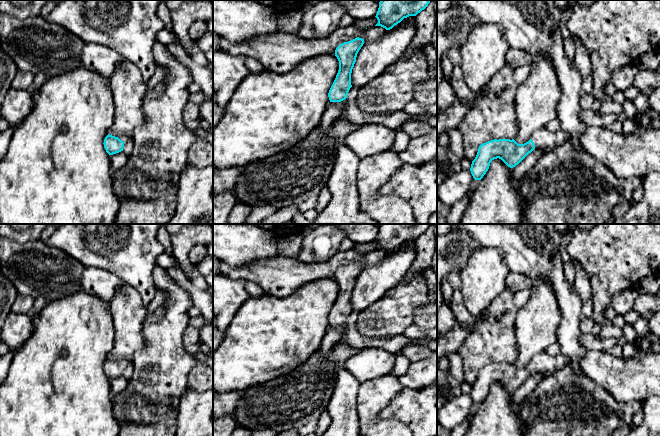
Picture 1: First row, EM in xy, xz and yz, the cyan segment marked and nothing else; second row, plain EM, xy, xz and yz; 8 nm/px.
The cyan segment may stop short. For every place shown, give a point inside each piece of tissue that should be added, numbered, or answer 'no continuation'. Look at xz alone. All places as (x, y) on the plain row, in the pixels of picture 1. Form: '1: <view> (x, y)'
1: xz (342, 339)

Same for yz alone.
1: yz (543, 362)

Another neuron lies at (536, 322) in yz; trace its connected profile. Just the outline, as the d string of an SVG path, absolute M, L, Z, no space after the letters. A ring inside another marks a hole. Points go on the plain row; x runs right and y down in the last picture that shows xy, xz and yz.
M544 279L534 280L530 289L530 296L526 304L518 309L515 319L518 354L514 364L518 368L528 366L536 355L544 352L549 346L557 342L556 330L560 320L561 311L551 284Z

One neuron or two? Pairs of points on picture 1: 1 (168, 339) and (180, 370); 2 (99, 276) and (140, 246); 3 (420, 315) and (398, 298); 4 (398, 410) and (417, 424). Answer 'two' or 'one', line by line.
1: one
2: two
3: two
4: one

